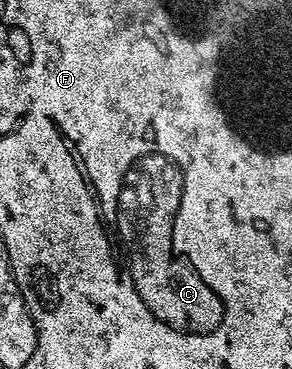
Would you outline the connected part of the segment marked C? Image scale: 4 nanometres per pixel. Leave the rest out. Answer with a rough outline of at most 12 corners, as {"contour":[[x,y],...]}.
{"contour":[[147,148],[103,240],[155,324],[203,340],[223,292],[179,248],[187,168]]}

